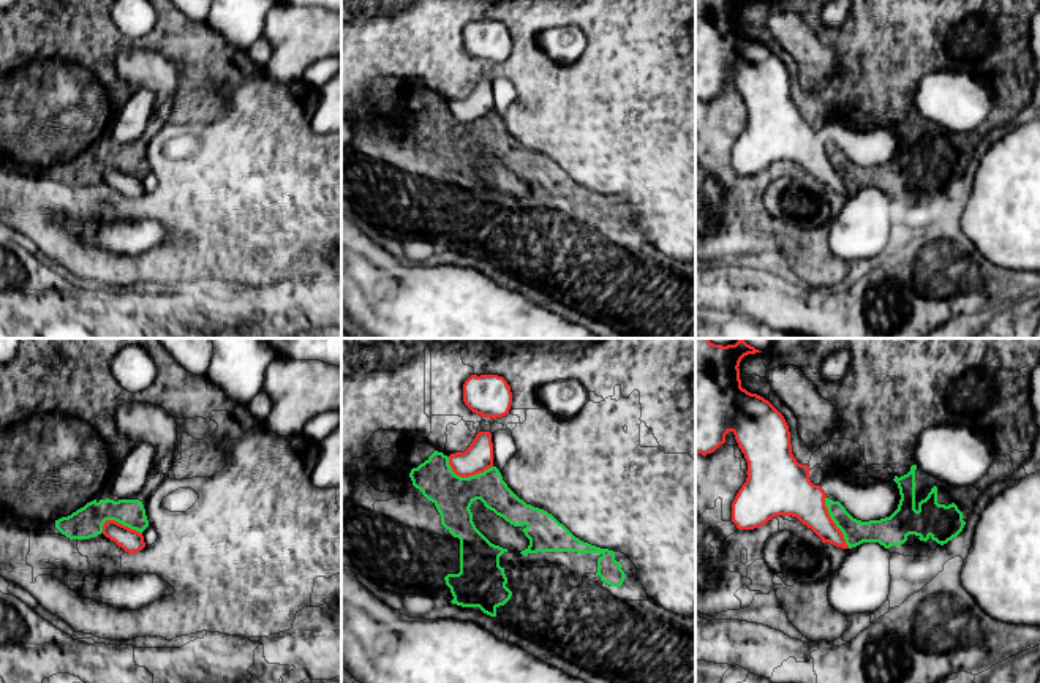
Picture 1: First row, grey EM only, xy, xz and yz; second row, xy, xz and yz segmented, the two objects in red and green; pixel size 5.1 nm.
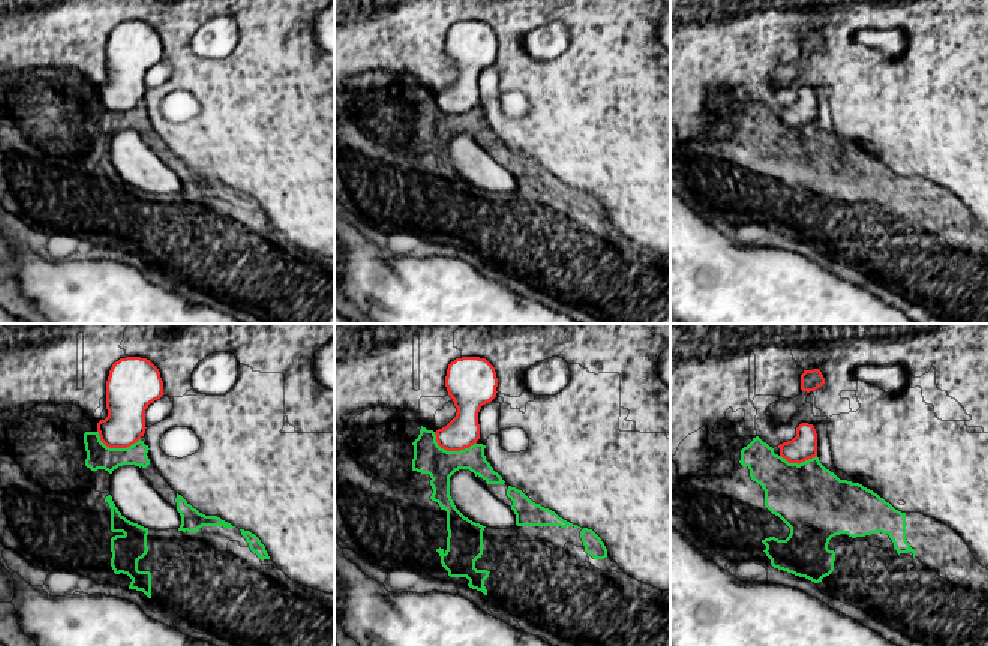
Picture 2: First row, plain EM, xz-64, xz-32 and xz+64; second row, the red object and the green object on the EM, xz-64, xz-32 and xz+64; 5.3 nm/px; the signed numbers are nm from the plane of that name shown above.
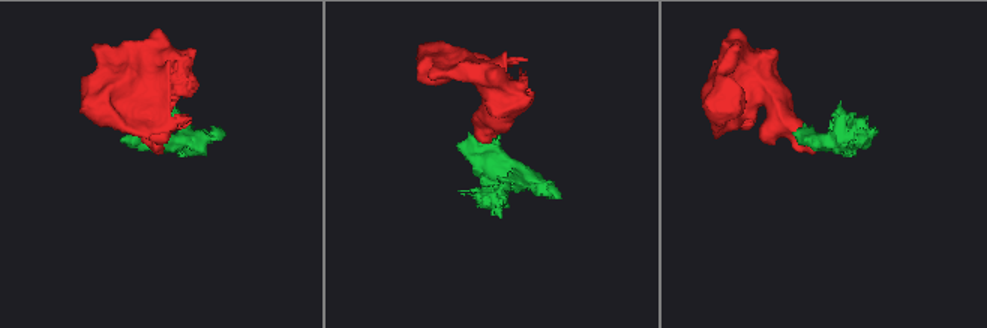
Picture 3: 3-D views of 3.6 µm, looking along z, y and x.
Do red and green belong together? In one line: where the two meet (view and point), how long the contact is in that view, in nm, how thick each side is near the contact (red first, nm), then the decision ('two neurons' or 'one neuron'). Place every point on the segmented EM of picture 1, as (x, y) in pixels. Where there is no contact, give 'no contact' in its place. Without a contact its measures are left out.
meets red in xz at (467, 476); contact 240 nm long; 150 nm thick on the red side, 200 nm on the other; two neurons

